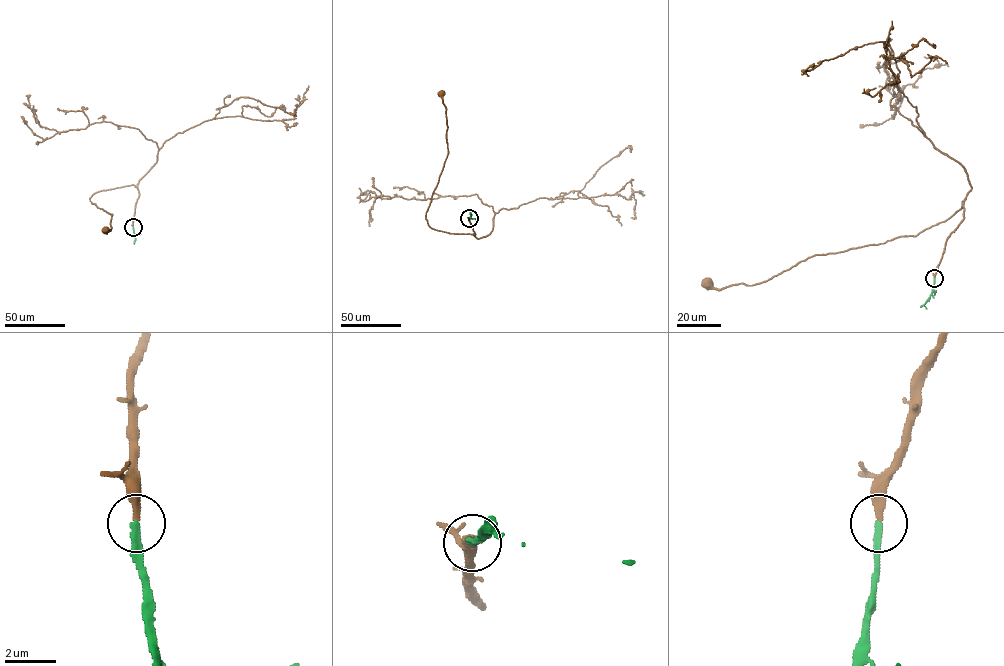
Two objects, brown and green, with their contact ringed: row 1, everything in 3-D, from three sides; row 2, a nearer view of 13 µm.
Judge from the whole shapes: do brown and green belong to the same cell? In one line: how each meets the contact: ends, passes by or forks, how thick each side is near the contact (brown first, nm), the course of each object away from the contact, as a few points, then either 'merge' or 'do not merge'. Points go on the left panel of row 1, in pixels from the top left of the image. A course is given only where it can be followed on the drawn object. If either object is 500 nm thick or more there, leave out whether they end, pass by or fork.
brown ends; green ends; calibres 320 and 260 nm; course brown (133, 227), (139, 194), (131, 185), (101, 191), (89, 198), (112, 214), (111, 228), (106, 233), (106, 230); course green (133, 227), (134, 244); merge

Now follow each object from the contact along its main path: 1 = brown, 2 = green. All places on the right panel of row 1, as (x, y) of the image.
1: (934, 278), (963, 201), (916, 235), (808, 257), (751, 285), (707, 283)
2: (934, 278), (932, 293), (924, 305), (926, 309)

